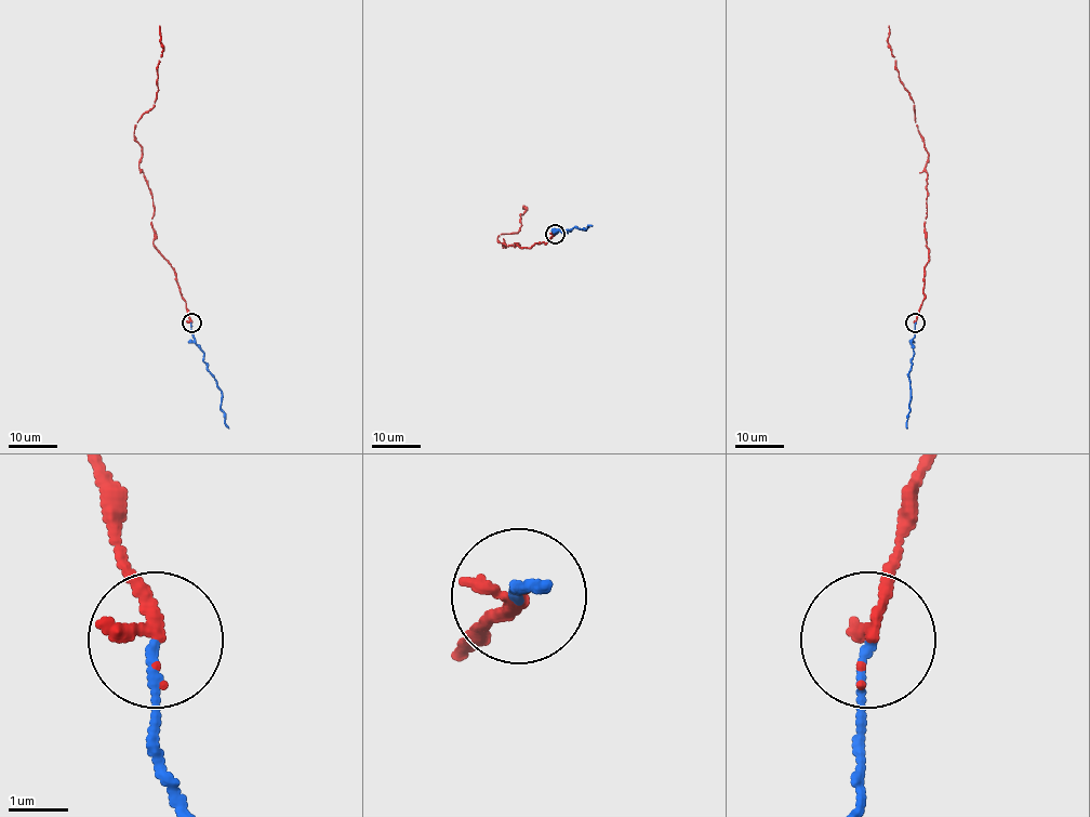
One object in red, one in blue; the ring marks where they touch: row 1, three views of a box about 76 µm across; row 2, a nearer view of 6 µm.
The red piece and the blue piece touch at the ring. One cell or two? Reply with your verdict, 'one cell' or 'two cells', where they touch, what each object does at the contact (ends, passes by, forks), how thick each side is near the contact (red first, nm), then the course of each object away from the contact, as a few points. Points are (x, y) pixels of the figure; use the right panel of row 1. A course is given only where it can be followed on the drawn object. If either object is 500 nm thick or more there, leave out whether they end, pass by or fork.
one cell; place (915, 323); red ends; blue ends; calibres 240 and 130 nm; course red (915, 323), (925, 299), (928, 261), (925, 228), (928, 153), (912, 97), (899, 78), (888, 26); course blue (915, 323), (907, 427)

